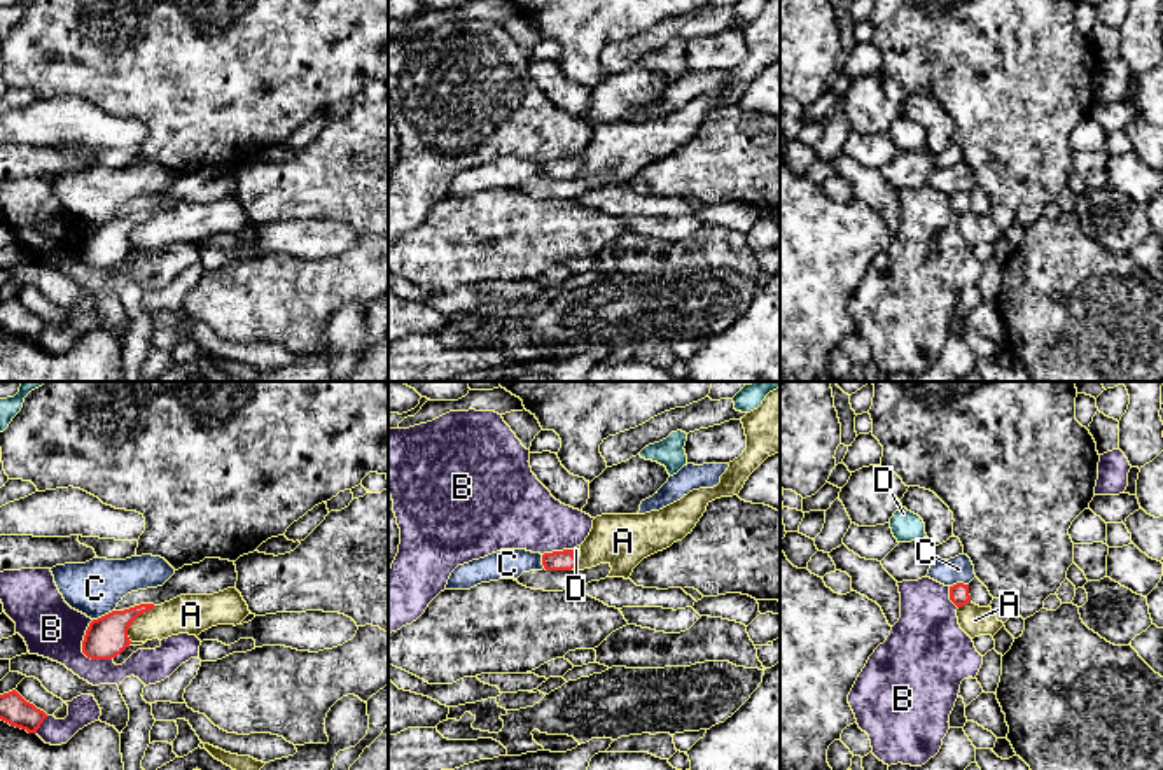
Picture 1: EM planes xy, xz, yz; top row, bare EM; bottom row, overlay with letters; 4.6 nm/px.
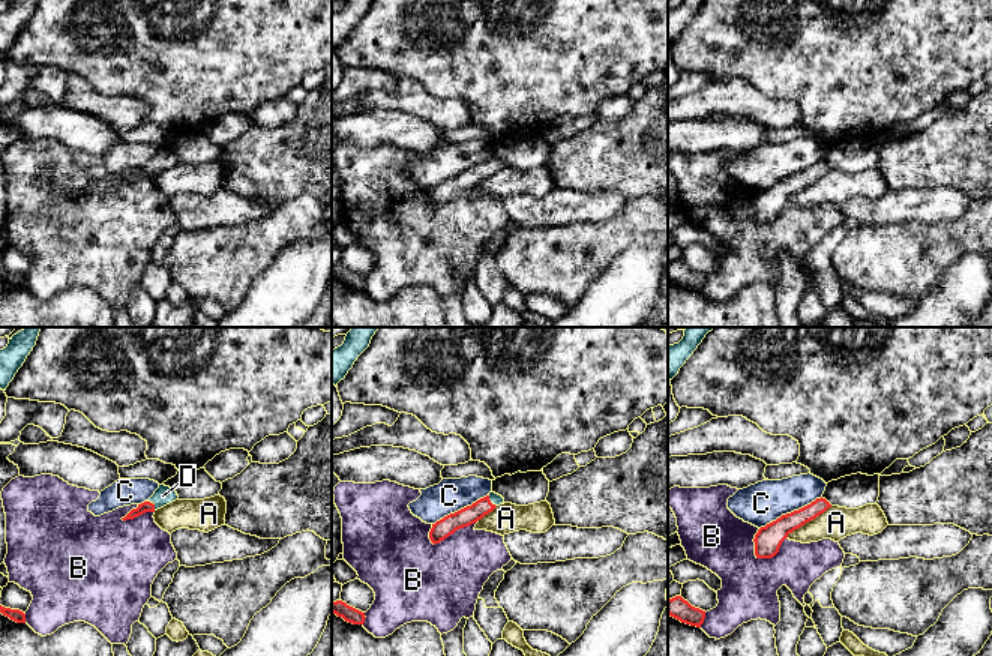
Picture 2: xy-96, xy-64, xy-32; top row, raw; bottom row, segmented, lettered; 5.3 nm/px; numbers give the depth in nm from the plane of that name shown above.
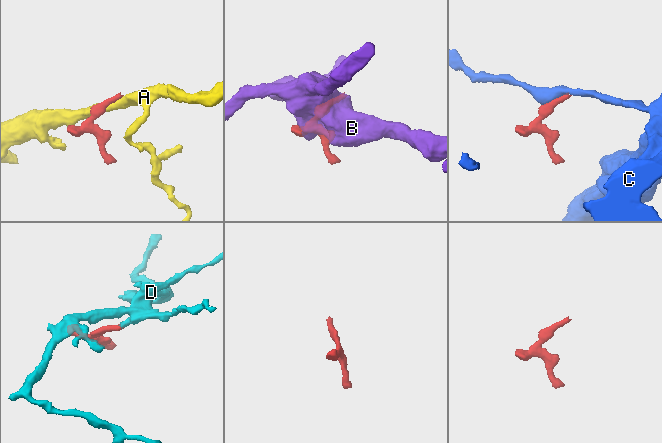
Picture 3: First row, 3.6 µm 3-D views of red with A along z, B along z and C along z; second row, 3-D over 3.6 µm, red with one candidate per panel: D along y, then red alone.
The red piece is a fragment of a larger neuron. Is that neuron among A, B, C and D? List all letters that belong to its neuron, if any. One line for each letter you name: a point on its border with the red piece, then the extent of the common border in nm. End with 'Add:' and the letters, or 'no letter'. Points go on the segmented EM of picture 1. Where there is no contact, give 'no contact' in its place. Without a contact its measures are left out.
D: contact xz (572, 555); length 50 nm
Add: D

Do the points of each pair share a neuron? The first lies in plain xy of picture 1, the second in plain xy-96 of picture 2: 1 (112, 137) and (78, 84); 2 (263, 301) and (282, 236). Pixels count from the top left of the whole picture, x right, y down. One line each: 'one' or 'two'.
1: one
2: one

